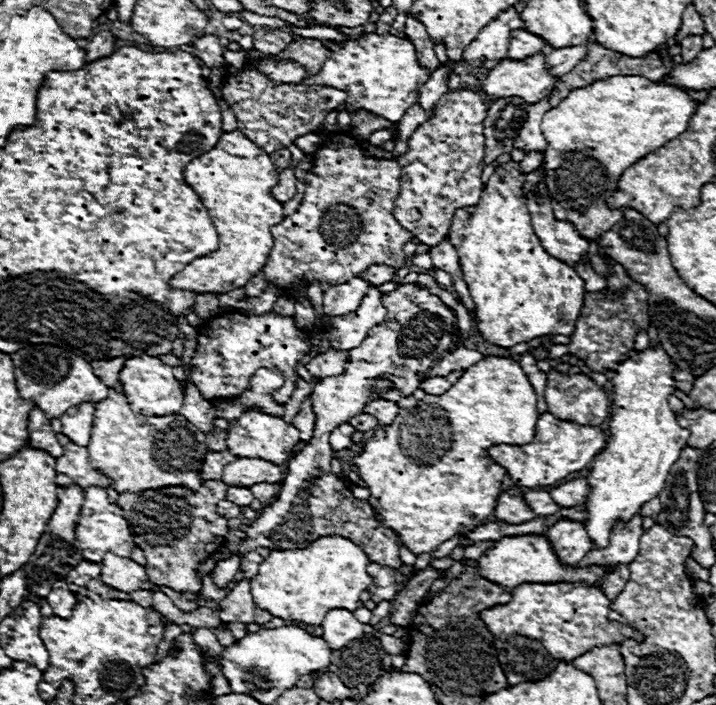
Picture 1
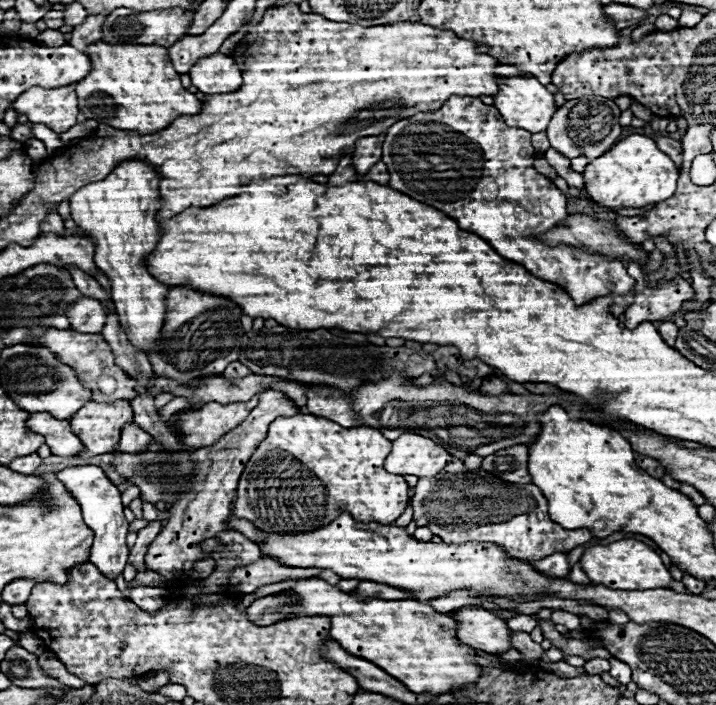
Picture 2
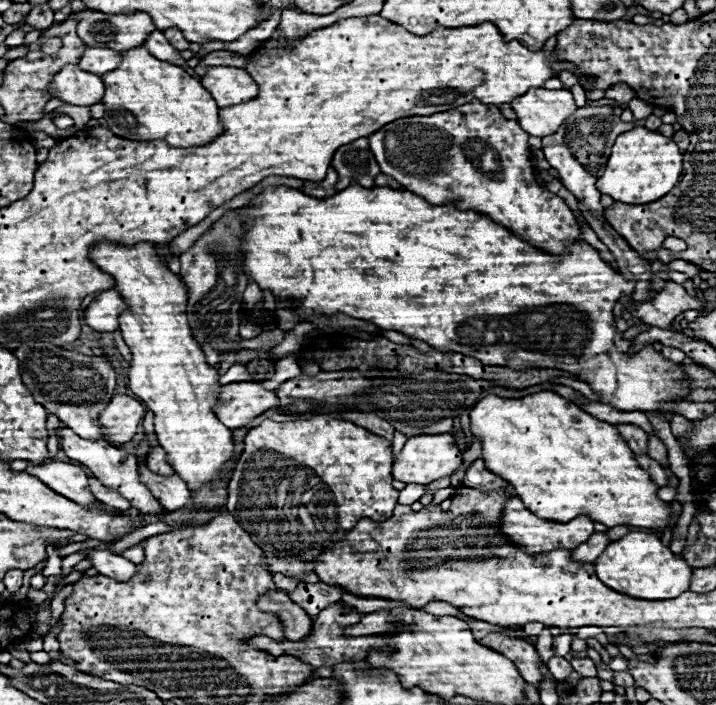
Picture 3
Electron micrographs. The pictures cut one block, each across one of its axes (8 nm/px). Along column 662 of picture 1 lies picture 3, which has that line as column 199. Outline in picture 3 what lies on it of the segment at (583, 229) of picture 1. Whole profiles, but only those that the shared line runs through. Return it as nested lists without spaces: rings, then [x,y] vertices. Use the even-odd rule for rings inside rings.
[[[144,46],[124,52],[120,66],[106,72],[102,80],[104,120],[116,136],[136,142],[166,140],[174,148],[190,148],[208,144],[222,132],[218,104],[212,94],[184,68],[156,60]]]

